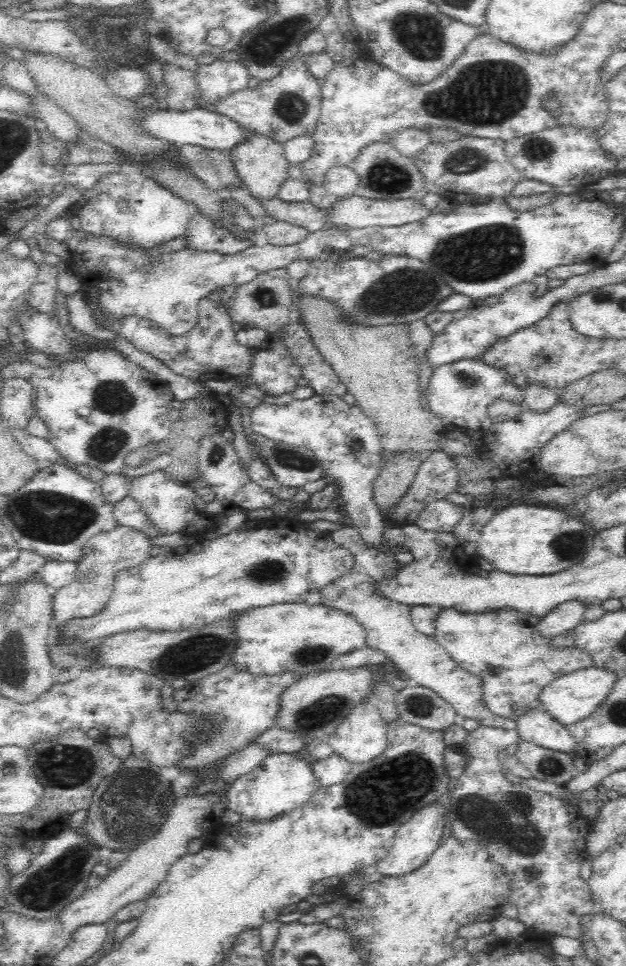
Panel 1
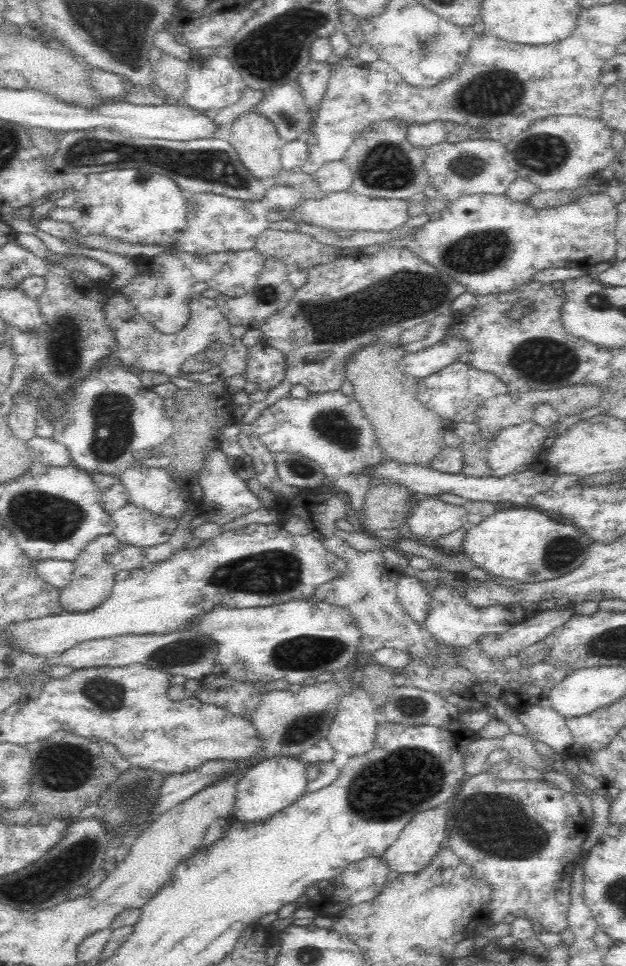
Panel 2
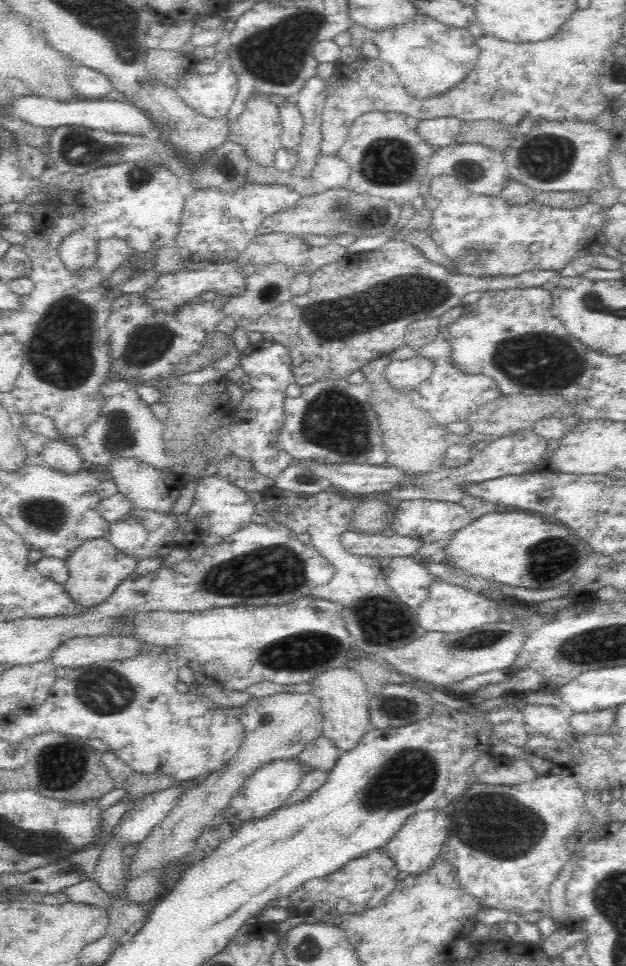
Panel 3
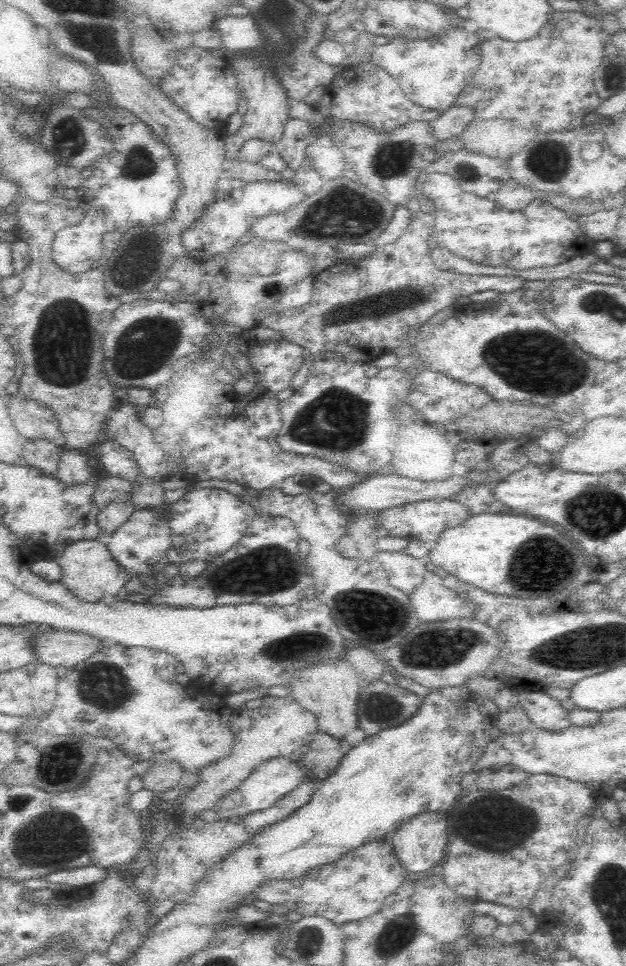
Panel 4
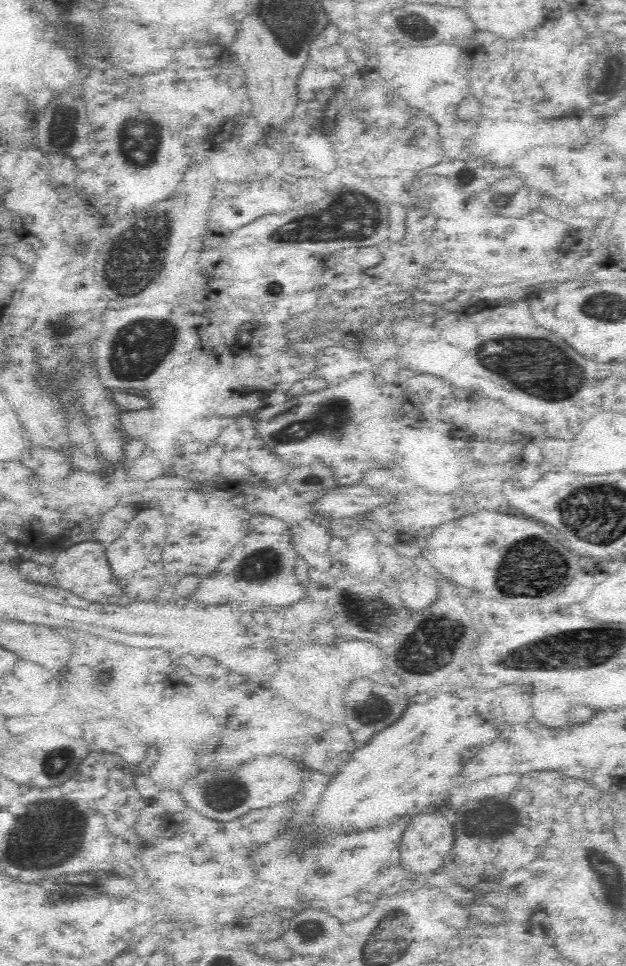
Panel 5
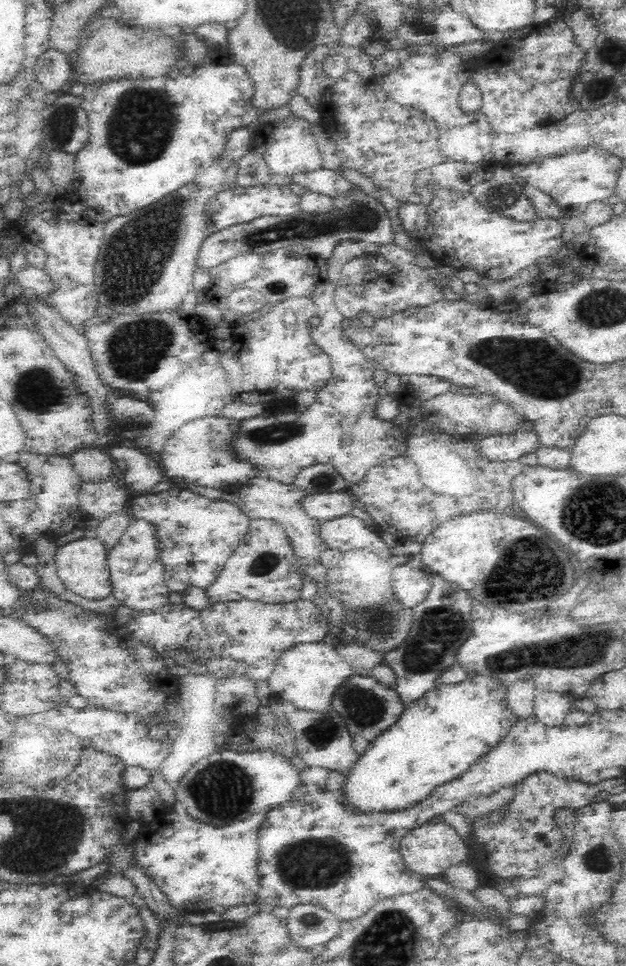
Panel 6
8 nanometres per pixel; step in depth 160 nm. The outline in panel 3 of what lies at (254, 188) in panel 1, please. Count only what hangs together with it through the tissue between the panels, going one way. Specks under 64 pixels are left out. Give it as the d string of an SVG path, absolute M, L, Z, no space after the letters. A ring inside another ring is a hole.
M252 92L244 106L244 112L229 126L230 142L242 145L251 158L252 162L257 162L262 166L272 165L272 160L276 151L280 148L280 137L282 122L280 118L280 107L277 103L272 103L270 94L263 92Z

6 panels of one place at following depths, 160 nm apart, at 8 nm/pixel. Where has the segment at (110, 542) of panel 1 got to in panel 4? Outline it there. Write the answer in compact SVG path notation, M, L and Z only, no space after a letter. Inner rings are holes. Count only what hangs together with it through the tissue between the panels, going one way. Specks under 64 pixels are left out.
M102 538L78 541L67 546L62 550L57 563L60 567L58 582L84 602L104 601L108 605L115 604L122 595L123 586L129 579L126 571L112 558L105 540Z

